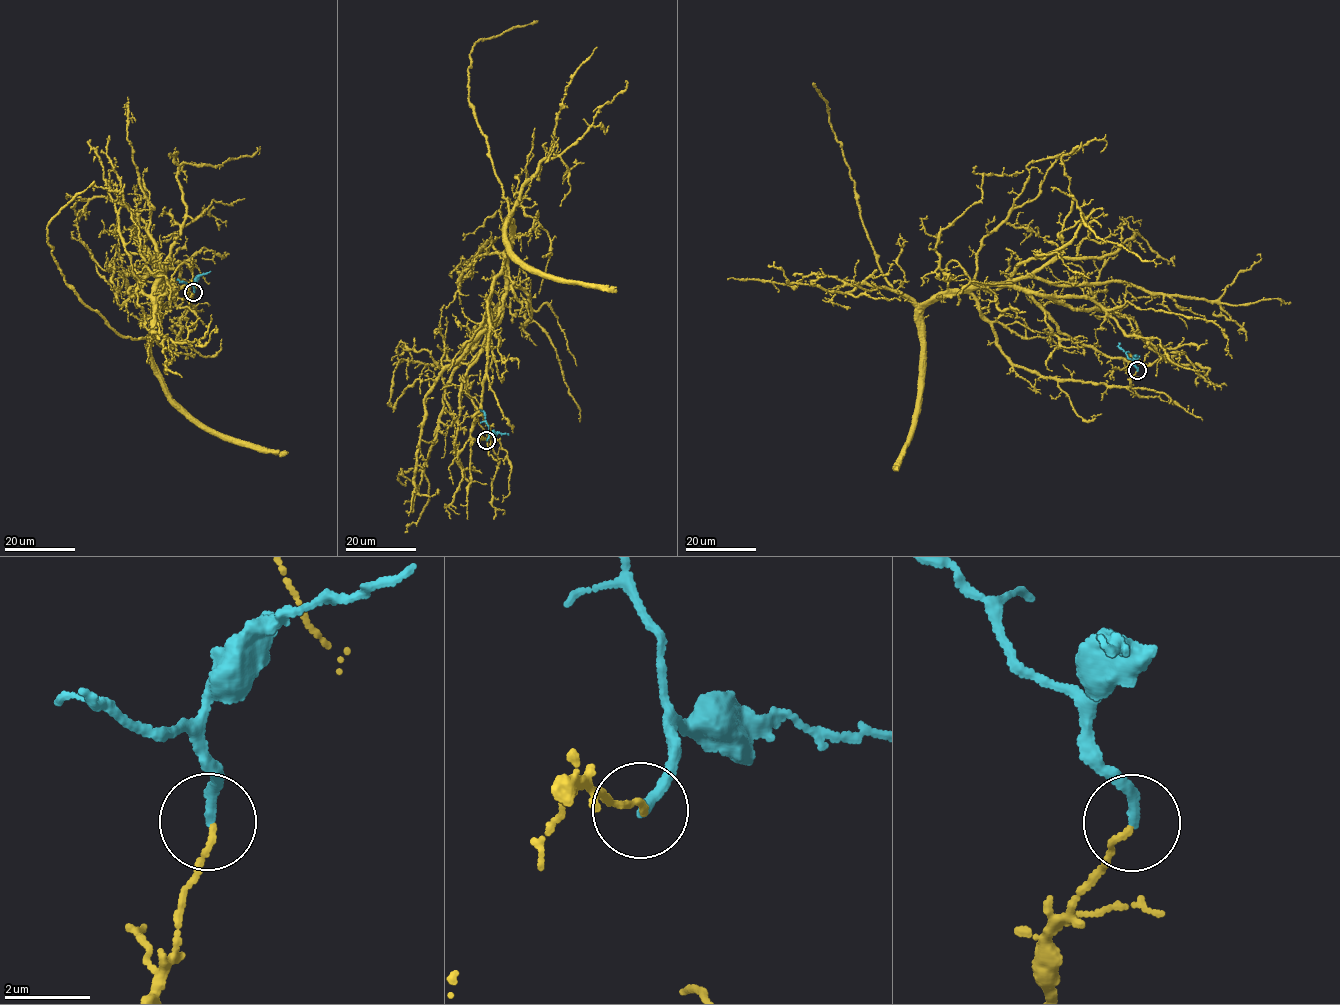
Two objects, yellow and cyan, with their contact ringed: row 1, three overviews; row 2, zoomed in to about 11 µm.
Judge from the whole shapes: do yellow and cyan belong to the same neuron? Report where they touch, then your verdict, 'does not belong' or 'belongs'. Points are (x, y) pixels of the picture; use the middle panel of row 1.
place (486, 440); does not belong

